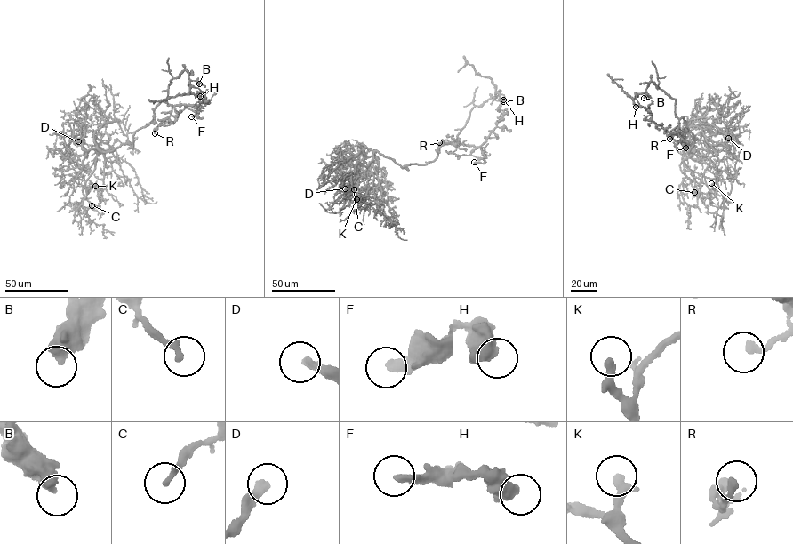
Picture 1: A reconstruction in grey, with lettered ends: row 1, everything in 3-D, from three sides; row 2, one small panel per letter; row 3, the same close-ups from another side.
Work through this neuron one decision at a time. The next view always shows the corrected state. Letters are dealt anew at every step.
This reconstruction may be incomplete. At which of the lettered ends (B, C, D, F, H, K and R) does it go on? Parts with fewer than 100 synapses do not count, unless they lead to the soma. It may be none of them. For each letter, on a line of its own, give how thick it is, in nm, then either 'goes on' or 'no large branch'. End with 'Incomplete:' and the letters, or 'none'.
B: 500 nm thick; no large branch
C: 220 nm thick; no large branch
D: 280 nm thick; no large branch
F: 280 nm thick; no large branch
H: 600 nm thick; no large branch
K: 320 nm thick; no large branch
R: 240 nm thick; no large branch
Incomplete: none

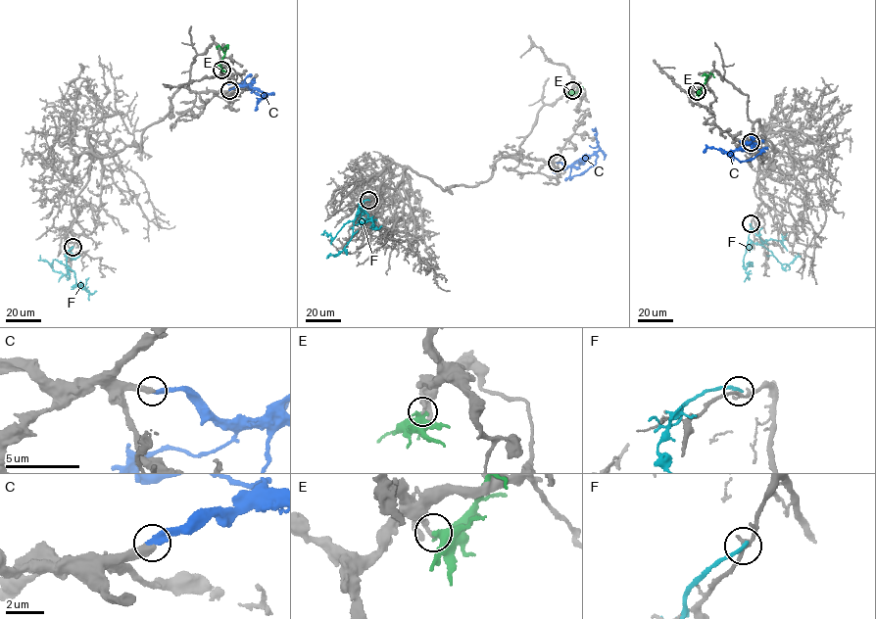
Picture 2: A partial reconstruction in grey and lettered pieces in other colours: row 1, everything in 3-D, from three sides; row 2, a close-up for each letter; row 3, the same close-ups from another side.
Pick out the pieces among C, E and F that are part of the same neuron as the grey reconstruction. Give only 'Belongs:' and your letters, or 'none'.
Belongs: C

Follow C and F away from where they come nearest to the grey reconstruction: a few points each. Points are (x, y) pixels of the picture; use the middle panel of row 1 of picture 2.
C: (557, 163), (570, 166), (596, 153), (596, 131), (592, 129)
F: (368, 200), (360, 205), (351, 238), (346, 246), (339, 254), (330, 255)

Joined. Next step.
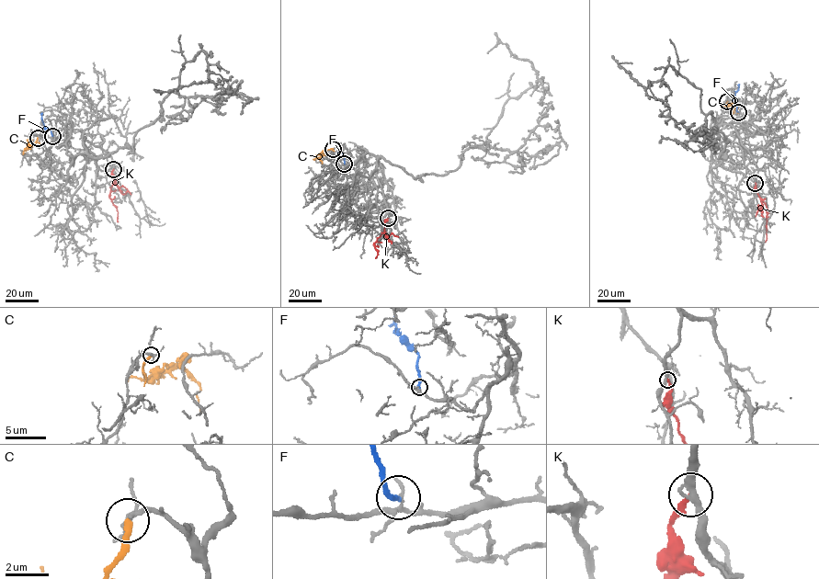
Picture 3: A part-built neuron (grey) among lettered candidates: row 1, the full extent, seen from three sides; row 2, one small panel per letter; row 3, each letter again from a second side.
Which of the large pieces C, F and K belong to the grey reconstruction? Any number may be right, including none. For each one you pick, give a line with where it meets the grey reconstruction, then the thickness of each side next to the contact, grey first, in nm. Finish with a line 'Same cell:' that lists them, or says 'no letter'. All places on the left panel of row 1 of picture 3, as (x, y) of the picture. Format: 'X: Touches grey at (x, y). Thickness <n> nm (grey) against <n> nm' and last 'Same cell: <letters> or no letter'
Same cell: no letter

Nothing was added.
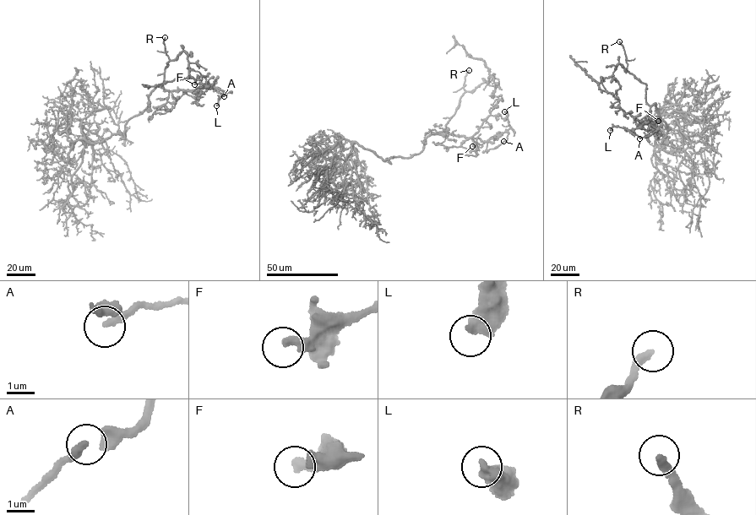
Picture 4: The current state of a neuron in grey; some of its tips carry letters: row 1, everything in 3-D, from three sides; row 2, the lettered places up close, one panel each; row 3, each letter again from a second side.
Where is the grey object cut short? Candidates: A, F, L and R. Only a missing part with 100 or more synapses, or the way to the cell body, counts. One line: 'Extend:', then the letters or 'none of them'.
Extend: R

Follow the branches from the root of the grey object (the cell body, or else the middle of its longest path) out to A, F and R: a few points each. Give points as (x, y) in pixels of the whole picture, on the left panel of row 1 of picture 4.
A: (128, 120), (146, 107), (150, 92), (157, 86), (170, 90), (192, 91), (208, 85), (224, 96)
F: (128, 120), (146, 107), (150, 92), (157, 86), (170, 90), (192, 91), (204, 84), (194, 84)
R: (128, 120), (147, 106), (150, 92), (157, 86), (163, 88), (164, 72), (169, 60), (163, 43), (165, 37)

